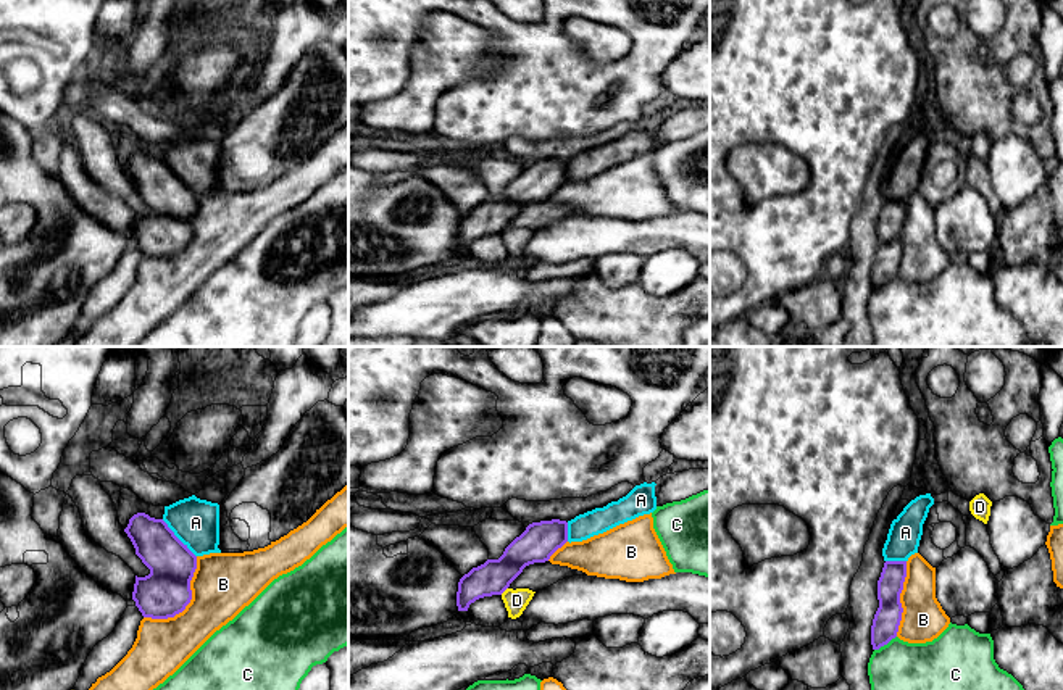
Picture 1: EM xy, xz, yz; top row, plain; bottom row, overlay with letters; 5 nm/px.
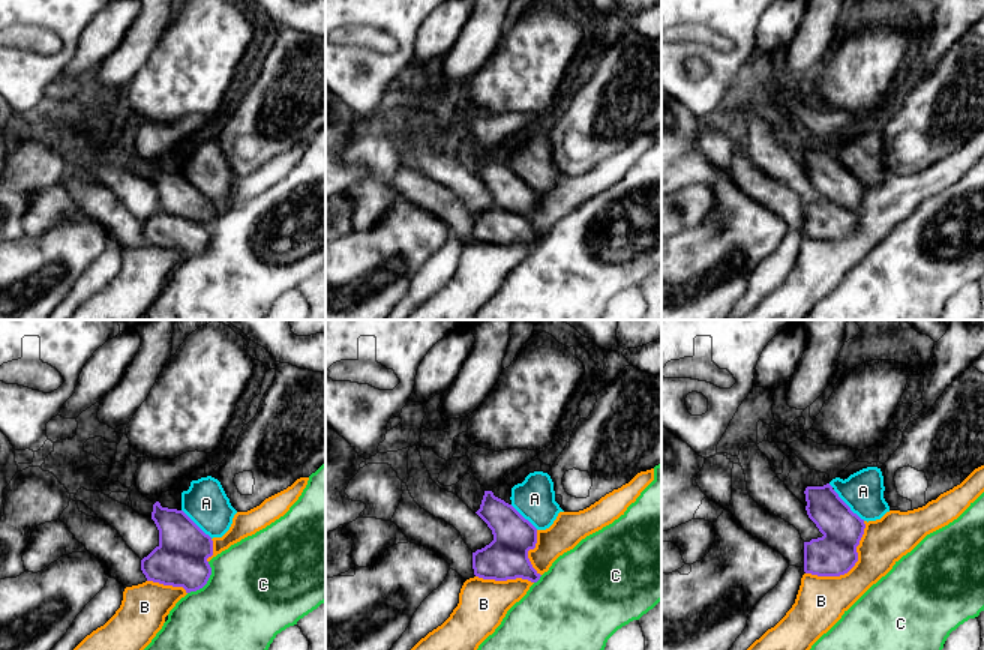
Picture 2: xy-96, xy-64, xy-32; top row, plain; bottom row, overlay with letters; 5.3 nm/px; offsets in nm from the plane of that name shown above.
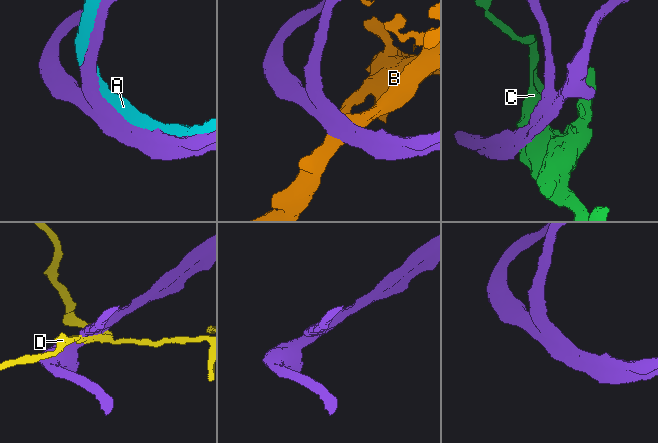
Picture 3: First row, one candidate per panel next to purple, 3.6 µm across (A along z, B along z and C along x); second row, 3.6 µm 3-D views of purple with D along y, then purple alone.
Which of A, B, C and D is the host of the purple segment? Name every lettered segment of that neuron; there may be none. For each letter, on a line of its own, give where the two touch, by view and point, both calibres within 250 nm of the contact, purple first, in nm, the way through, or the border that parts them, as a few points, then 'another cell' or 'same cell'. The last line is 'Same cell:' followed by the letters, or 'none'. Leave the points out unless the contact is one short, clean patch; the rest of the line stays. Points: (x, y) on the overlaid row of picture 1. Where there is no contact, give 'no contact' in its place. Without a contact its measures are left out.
A: xy (178, 539) | 220/240 nm | same cell
B: xy (189, 602) | 240/320 nm | another cell
C: yz (884, 644) | 130/240 nm | another cell
D: xz (504, 590) | 170/110 nm | another cell
Same cell: A

